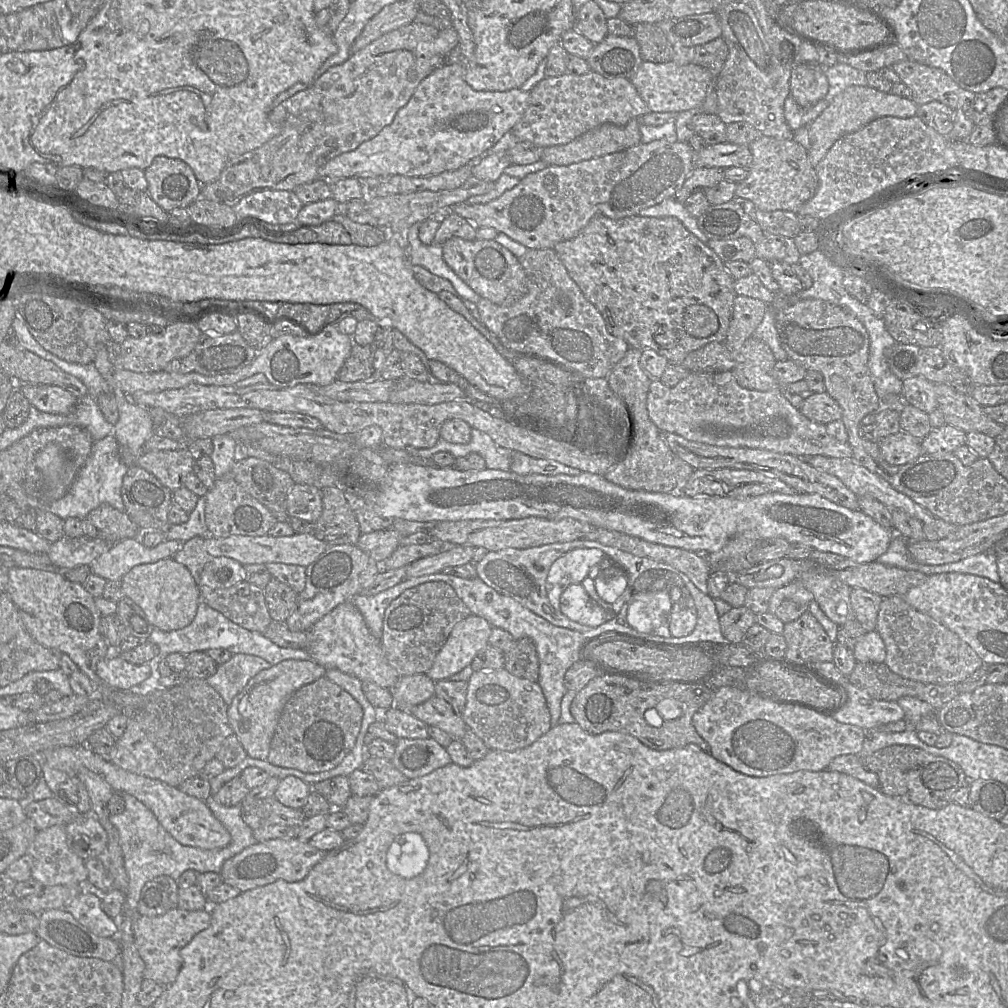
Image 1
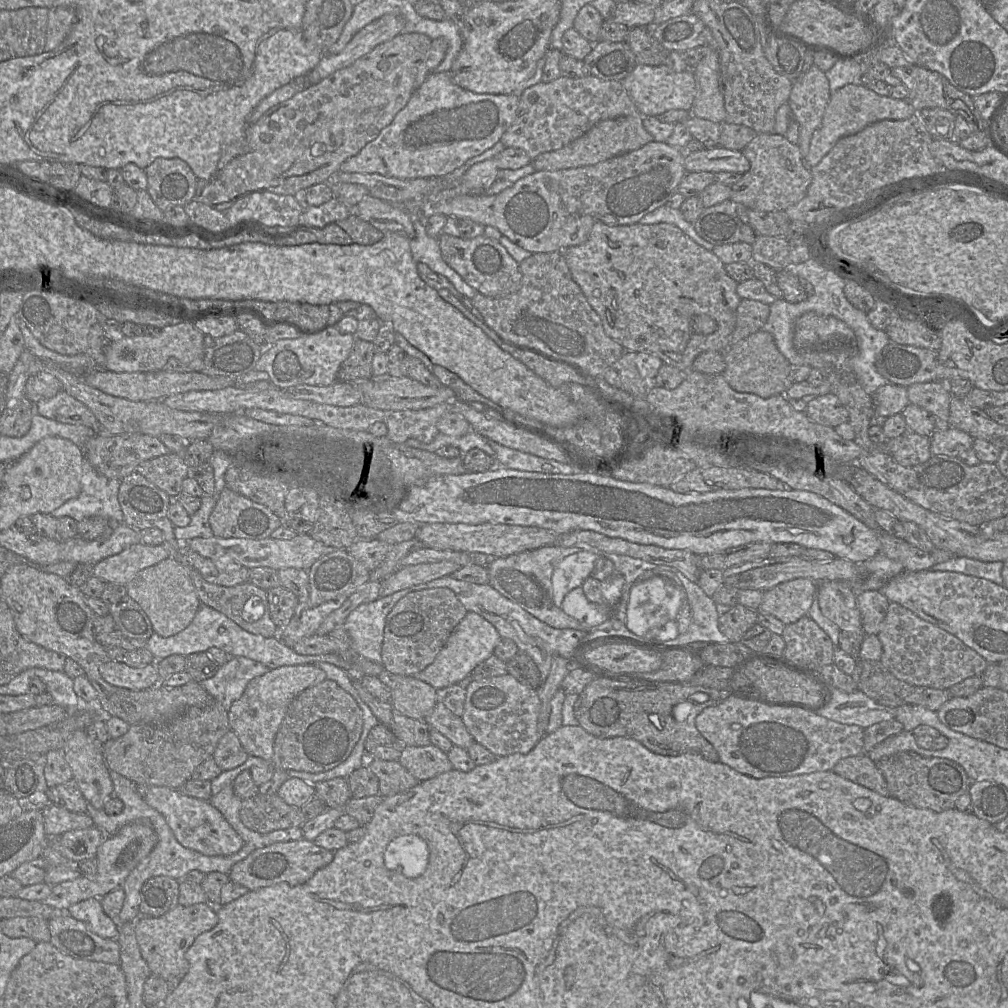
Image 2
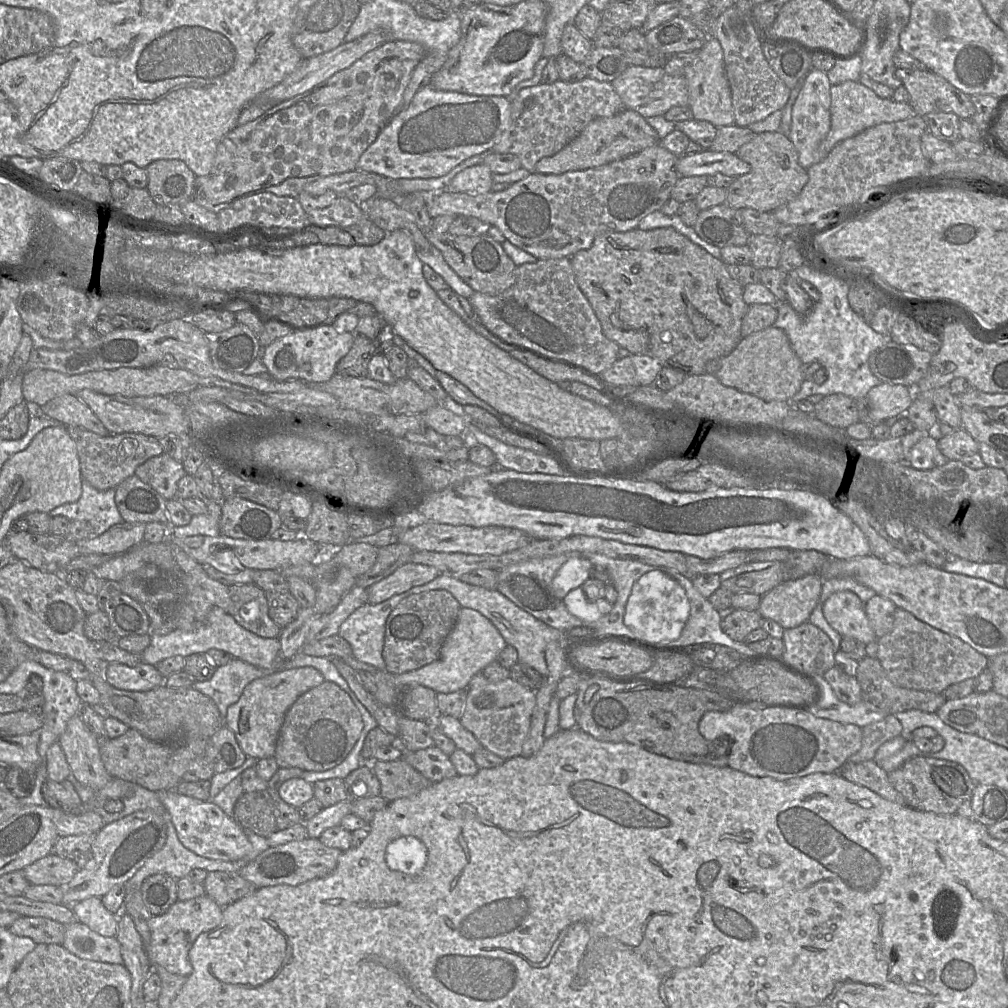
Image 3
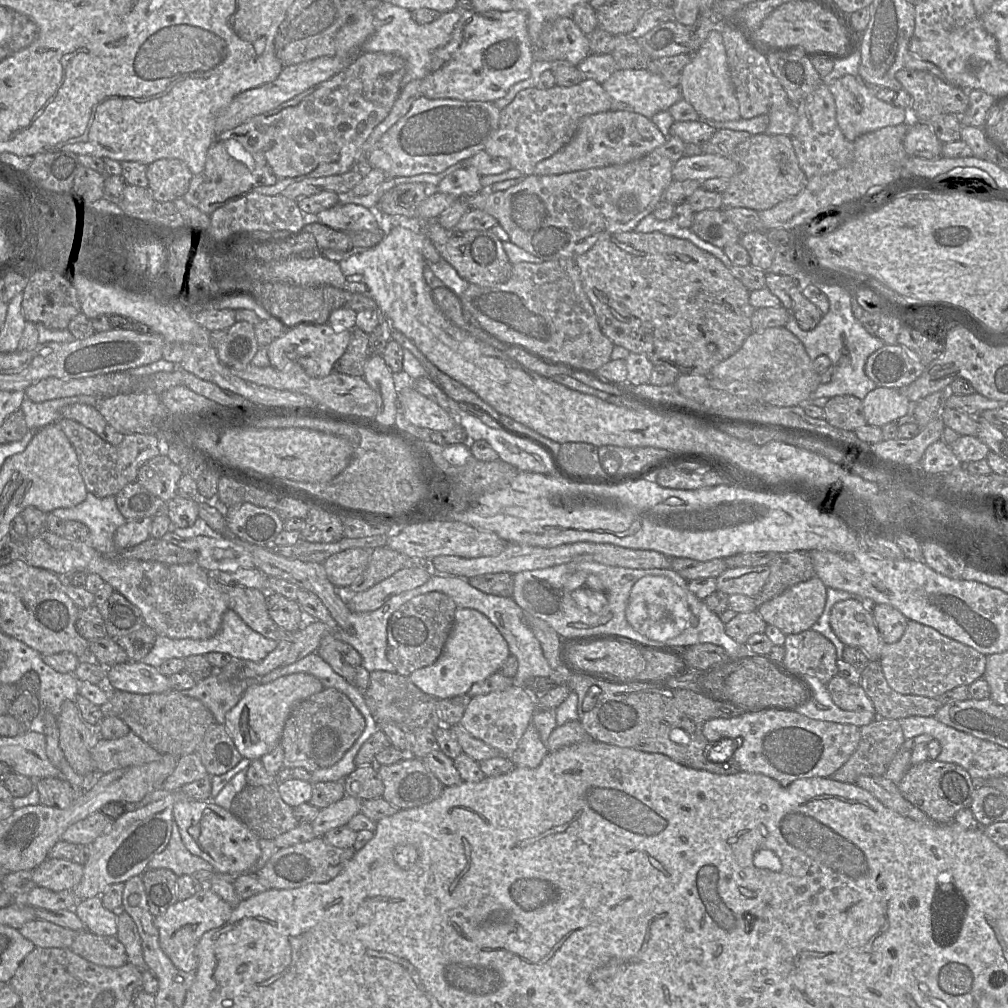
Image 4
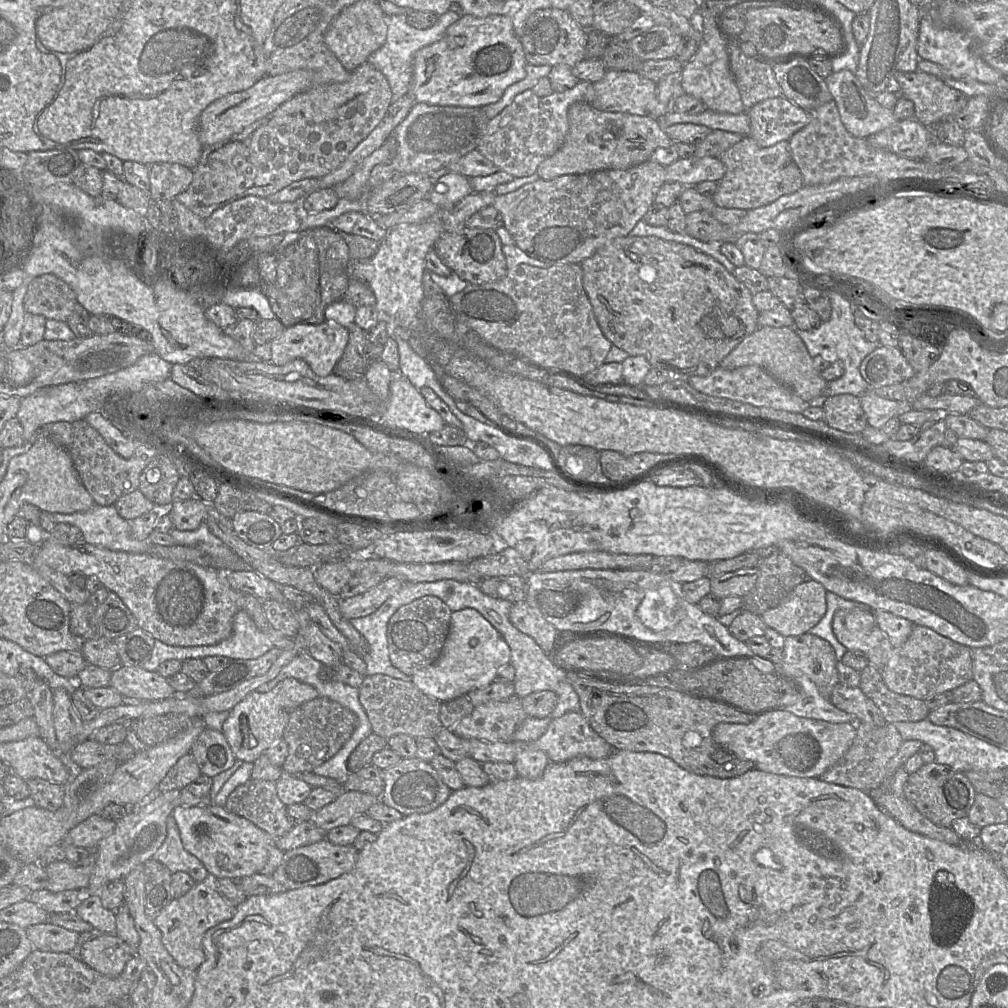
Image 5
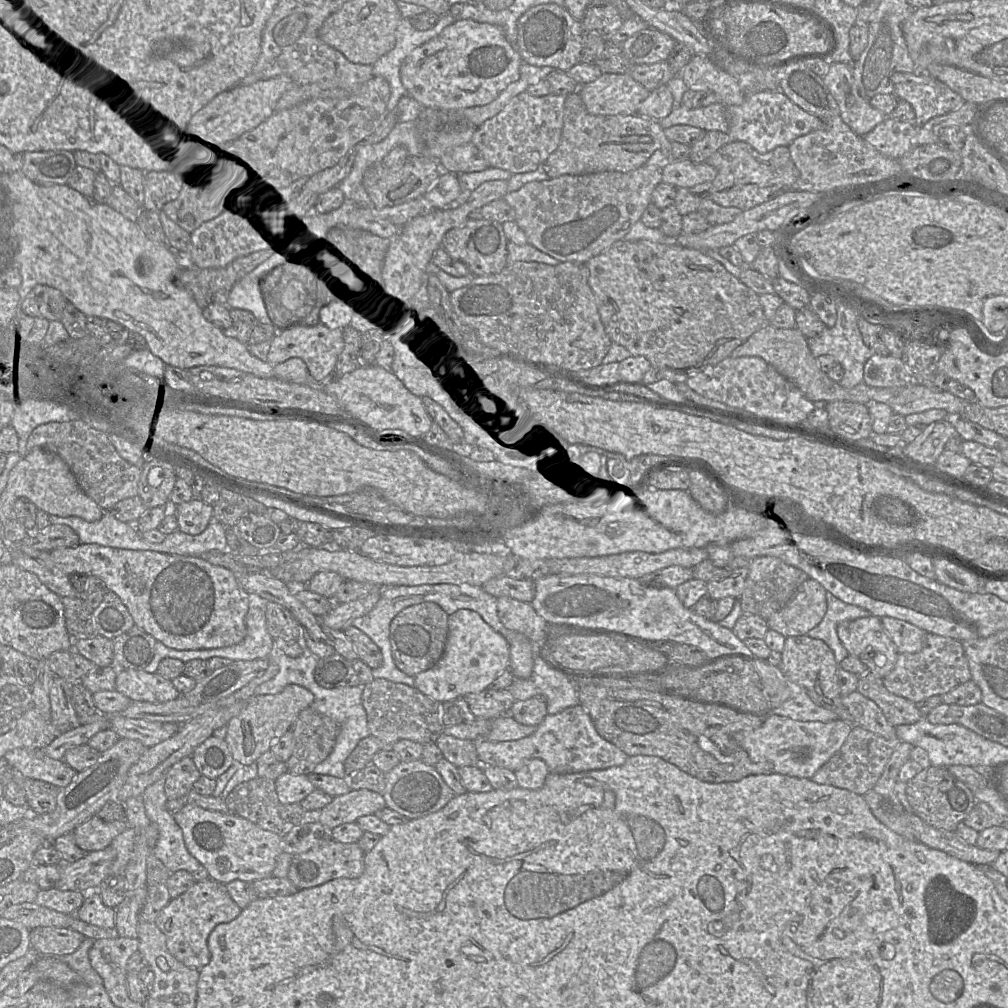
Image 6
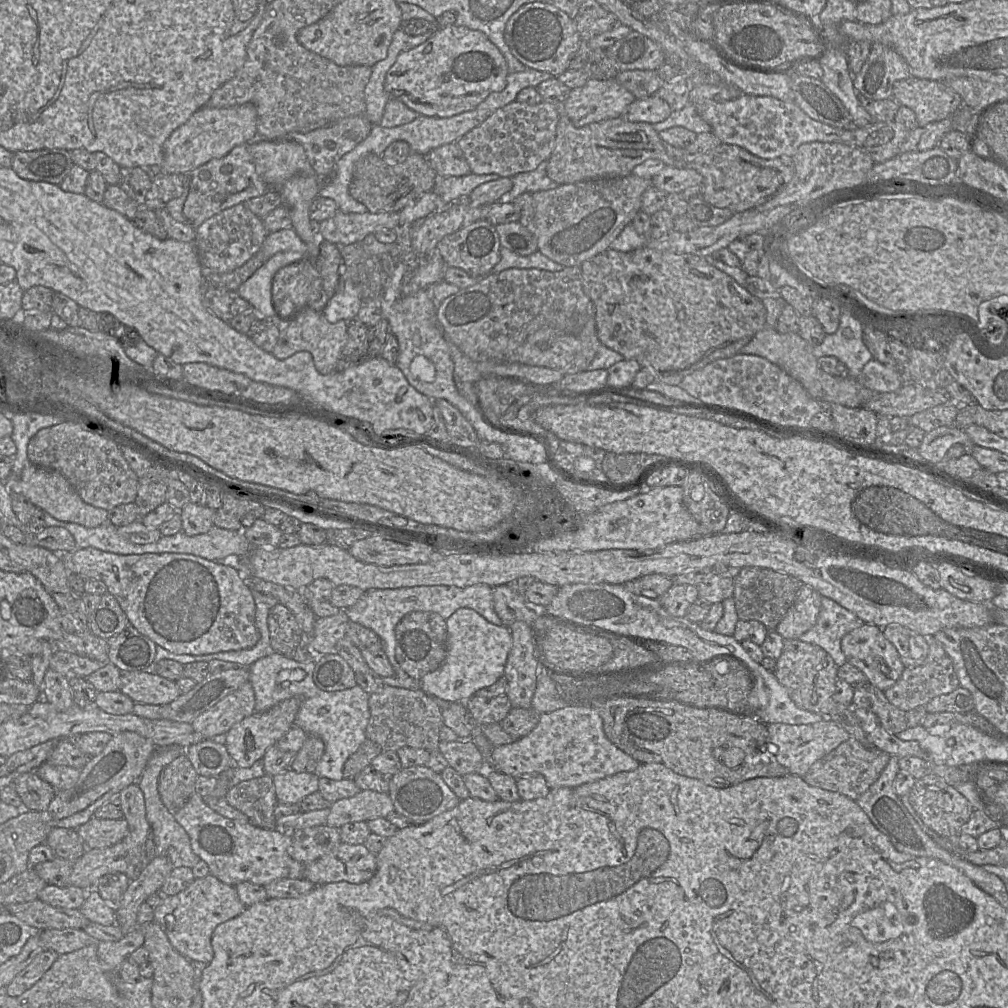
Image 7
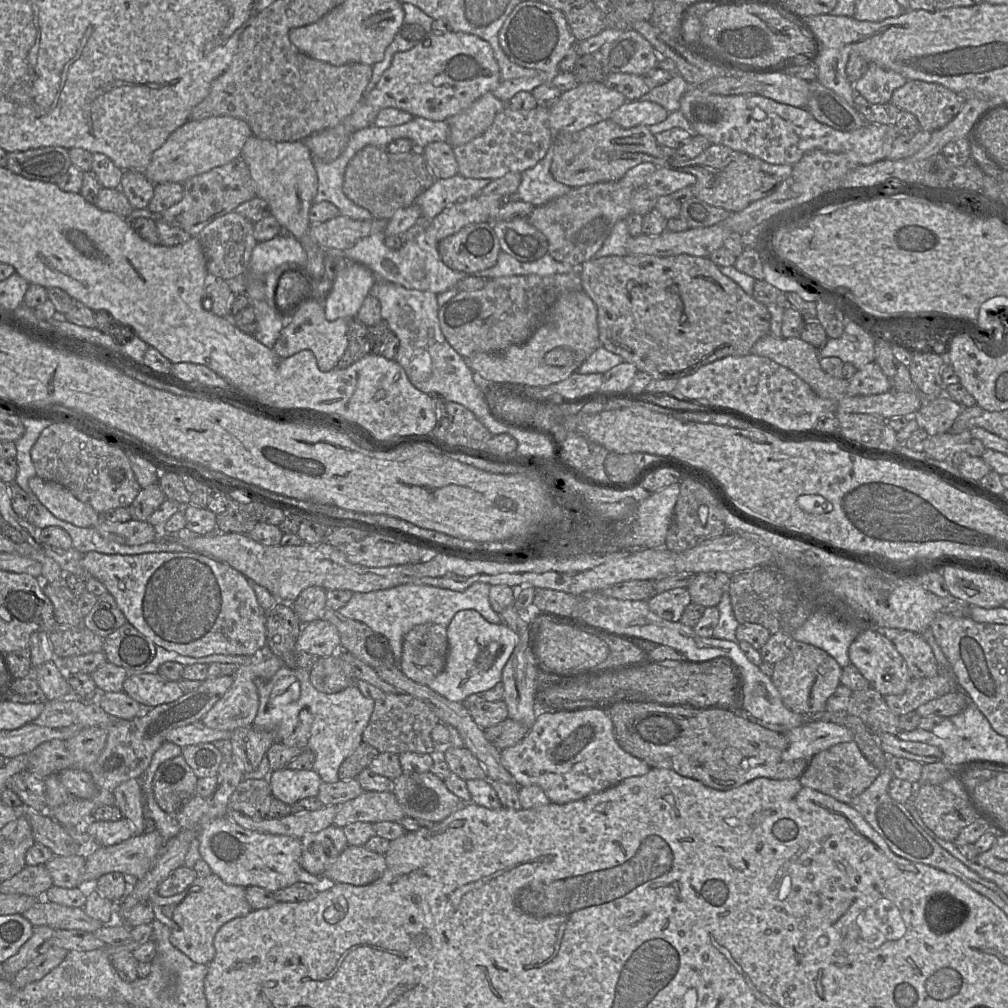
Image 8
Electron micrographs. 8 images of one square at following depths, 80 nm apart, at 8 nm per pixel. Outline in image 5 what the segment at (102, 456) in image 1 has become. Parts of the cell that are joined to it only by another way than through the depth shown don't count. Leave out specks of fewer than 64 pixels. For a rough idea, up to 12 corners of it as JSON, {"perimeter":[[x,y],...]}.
{"perimeter":[[114,504],[54,513],[84,541],[112,551],[149,553]]}

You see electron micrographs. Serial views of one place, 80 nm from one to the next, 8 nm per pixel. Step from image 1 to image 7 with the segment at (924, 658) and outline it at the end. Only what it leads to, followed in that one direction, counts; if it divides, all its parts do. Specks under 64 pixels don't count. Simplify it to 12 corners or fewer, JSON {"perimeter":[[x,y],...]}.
{"perimeter":[[929,637],[925,662],[884,691],[907,712],[960,687],[953,662]]}

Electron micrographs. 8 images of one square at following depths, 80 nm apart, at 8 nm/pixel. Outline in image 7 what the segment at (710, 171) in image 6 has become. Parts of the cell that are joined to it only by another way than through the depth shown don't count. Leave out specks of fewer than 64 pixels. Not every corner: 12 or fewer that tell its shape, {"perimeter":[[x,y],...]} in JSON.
{"perimeter":[[684,164],[665,166],[652,186],[667,194],[702,183],[702,175]]}

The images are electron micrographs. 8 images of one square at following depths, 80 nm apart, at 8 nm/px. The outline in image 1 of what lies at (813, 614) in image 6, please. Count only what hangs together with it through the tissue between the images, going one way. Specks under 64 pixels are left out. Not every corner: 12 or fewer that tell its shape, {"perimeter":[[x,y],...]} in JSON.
{"perimeter":[[796,579],[774,590],[768,612],[786,624],[812,593]]}

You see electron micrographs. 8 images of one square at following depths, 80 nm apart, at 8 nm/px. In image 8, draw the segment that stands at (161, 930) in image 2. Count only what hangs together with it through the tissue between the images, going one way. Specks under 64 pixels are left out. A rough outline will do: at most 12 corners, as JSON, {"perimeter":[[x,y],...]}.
{"perimeter":[[212,873],[150,894],[174,947],[208,965],[214,938],[253,909],[246,888]]}

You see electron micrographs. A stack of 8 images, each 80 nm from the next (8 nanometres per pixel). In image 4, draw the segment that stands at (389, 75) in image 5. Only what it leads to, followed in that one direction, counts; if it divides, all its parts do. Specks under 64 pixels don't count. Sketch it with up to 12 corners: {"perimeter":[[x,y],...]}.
{"perimeter":[[381,2],[361,52],[400,56],[401,89],[428,73],[461,13],[417,24],[409,10]]}

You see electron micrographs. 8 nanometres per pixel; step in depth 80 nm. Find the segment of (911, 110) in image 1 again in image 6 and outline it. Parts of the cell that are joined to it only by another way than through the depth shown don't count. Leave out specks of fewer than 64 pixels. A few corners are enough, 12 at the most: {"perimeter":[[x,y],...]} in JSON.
{"perimeter":[[830,63],[823,81],[840,117],[865,136],[887,118],[861,96],[852,65]]}

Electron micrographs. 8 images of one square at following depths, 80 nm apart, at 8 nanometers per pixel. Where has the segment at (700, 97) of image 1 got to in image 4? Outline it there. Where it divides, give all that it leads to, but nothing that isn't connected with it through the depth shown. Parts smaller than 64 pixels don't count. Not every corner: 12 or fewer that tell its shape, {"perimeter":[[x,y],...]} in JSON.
{"perimeter":[[647,69],[617,70],[601,85],[610,111],[649,119],[682,99]]}

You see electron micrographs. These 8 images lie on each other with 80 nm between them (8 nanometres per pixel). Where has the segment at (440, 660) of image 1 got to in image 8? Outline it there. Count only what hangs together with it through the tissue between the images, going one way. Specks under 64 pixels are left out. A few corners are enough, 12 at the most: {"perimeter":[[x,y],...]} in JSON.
{"perimeter":[[477,611],[447,627],[444,670],[428,687],[462,703],[492,689],[518,636]]}

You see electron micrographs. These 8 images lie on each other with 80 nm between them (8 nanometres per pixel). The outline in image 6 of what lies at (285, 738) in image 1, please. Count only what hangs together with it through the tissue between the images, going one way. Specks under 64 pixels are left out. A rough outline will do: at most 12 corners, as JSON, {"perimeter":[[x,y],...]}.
{"perimeter":[[311,707],[291,728],[287,771],[303,775],[332,752],[339,725]]}

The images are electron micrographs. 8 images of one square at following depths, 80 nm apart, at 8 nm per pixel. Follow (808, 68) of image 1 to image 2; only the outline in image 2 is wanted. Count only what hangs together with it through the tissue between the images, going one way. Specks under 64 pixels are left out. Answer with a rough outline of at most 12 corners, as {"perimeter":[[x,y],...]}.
{"perimeter":[[815,65],[792,84],[788,104],[804,160],[829,100]]}

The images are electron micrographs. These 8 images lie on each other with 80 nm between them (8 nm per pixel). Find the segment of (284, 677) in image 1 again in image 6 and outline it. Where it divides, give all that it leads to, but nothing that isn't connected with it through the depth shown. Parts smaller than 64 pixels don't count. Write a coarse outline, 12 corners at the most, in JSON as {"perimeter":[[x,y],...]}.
{"perimeter":[[297,684],[253,696],[227,725],[242,765],[291,731],[314,695]]}

